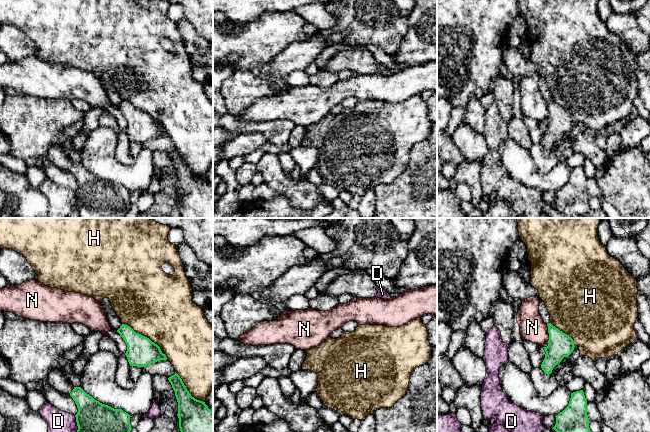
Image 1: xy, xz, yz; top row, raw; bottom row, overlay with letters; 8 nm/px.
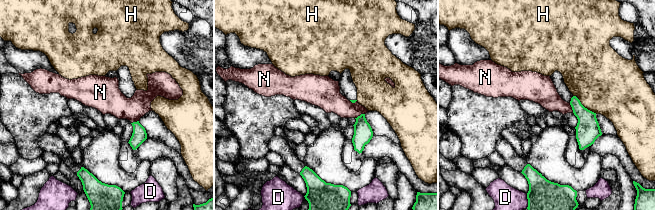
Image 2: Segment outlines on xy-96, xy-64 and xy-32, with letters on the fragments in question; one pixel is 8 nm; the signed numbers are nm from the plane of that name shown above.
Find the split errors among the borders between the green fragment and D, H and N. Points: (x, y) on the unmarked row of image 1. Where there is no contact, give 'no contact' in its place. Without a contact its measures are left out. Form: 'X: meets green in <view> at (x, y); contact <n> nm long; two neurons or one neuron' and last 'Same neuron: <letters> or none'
D: meets green in xy at (77, 200); contact 150 nm long; two neurons
H: meets green in xy at (140, 110); contact 360 nm long; two neurons
N: meets green in yz at (548, 108); contact 150 nm long; two neurons
Same neuron: none

